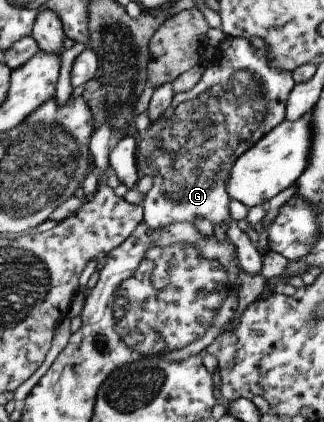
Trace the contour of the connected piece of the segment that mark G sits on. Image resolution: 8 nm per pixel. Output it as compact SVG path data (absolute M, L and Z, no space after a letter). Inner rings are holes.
M225 37L217 45L212 59L206 63L200 81L190 91L174 95L170 107L138 135L136 161L139 175L150 175L154 182L141 202L142 222L156 230L174 222L193 223L196 217L208 219L214 226L224 224L228 237L235 245L239 267L248 275L260 274L264 265L261 247L252 244L248 234L240 230L237 221L232 219L229 212L231 197L226 191L226 184L236 159L286 119L286 102L294 86L292 72L270 67L266 51L254 48L248 38Z

